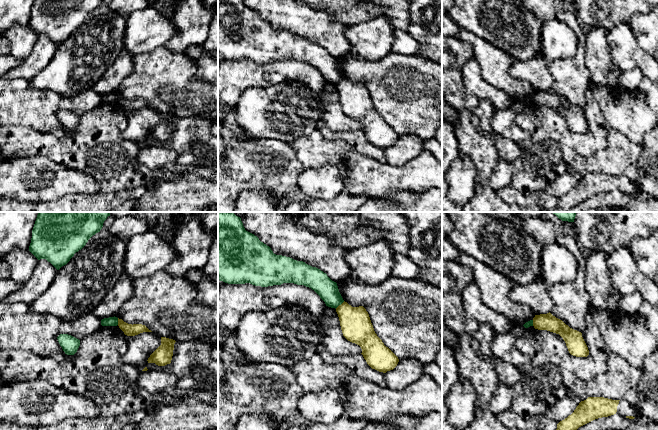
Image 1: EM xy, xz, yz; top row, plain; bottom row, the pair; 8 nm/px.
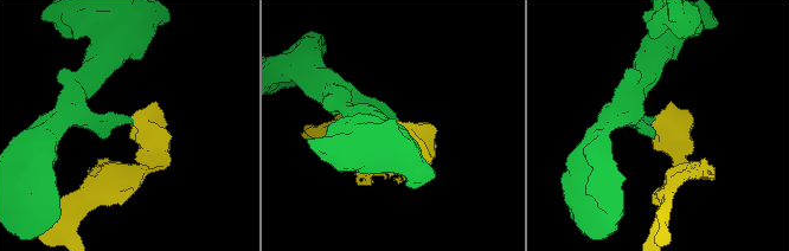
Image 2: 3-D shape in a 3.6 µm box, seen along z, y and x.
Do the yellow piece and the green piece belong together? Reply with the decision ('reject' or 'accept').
reject

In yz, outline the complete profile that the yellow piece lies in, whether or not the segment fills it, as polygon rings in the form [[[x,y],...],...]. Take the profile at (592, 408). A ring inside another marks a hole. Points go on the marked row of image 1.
[[[658,350],[645,360],[639,379],[638,400],[638,404],[632,406],[625,400],[588,397],[579,403],[571,415],[557,424],[556,430],[577,430],[595,419],[616,413],[629,419],[646,417],[658,424]]]

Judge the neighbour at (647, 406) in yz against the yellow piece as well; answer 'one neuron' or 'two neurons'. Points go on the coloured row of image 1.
one neuron

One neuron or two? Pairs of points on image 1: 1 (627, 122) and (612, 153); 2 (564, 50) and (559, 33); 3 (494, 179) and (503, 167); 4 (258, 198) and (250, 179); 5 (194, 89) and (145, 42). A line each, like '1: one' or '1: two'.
1: two
2: one
3: one
4: two
5: two

